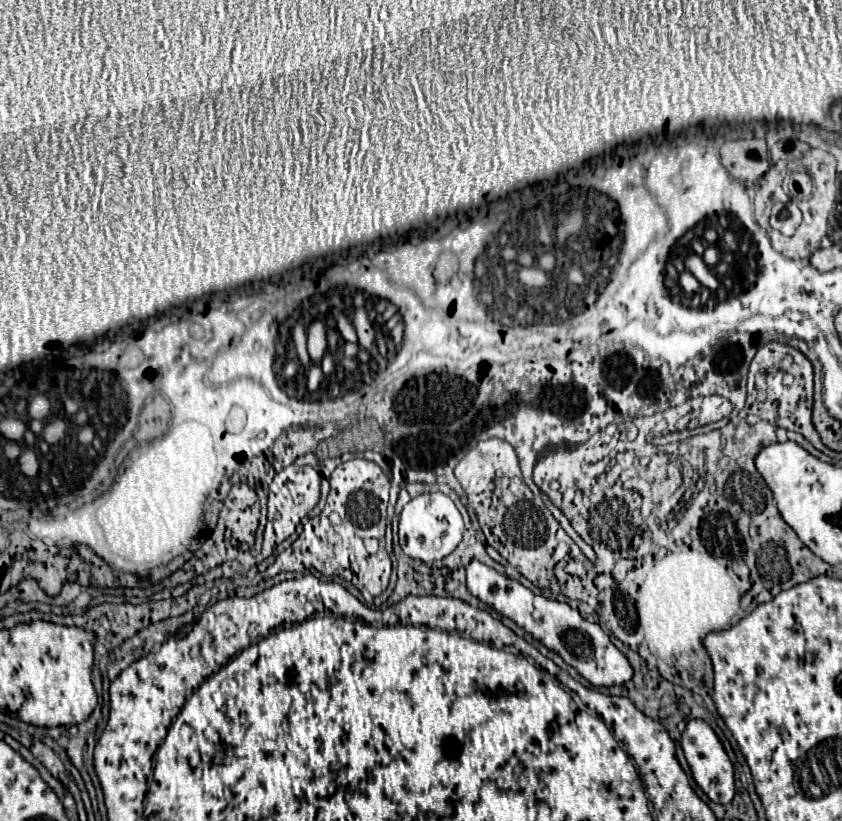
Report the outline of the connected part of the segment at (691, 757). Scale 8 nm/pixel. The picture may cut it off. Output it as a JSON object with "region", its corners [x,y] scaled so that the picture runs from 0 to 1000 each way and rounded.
{"region":[[[819,877],[810,892],[808,909],[822,938],[822,948],[834,960],[834,965],[850,979],[867,979],[872,972],[872,935],[850,892],[836,877]]]}

